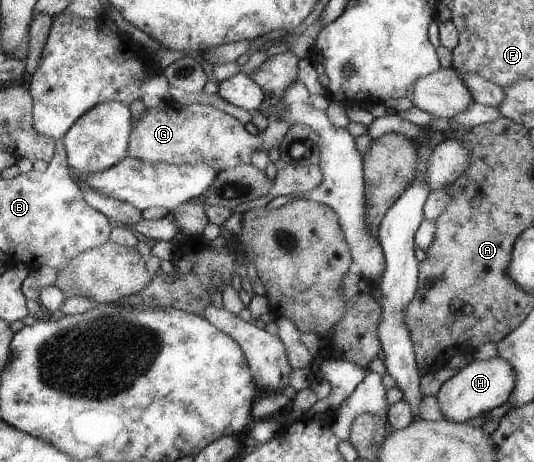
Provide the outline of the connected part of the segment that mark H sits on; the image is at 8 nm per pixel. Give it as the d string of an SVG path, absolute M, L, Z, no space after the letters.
M499 356L484 360L471 360L465 367L448 377L434 395L439 411L450 422L467 422L483 416L494 407L506 402L514 384L513 368Z

